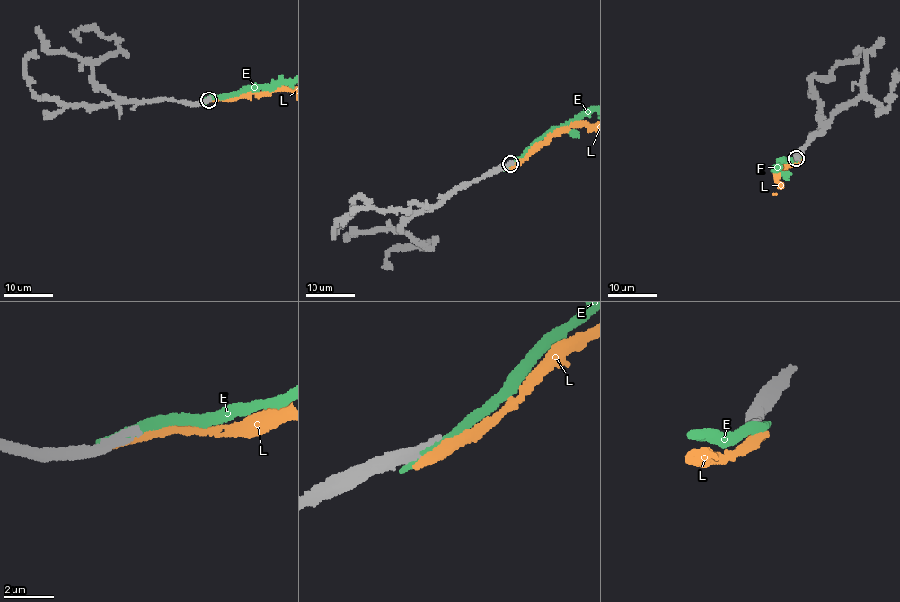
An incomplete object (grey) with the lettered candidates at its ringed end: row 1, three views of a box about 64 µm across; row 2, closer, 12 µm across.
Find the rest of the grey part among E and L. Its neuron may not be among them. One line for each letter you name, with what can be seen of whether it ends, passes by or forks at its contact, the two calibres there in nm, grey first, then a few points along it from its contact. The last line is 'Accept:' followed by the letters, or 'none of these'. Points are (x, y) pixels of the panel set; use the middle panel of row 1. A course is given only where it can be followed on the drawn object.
Accept: none of these

